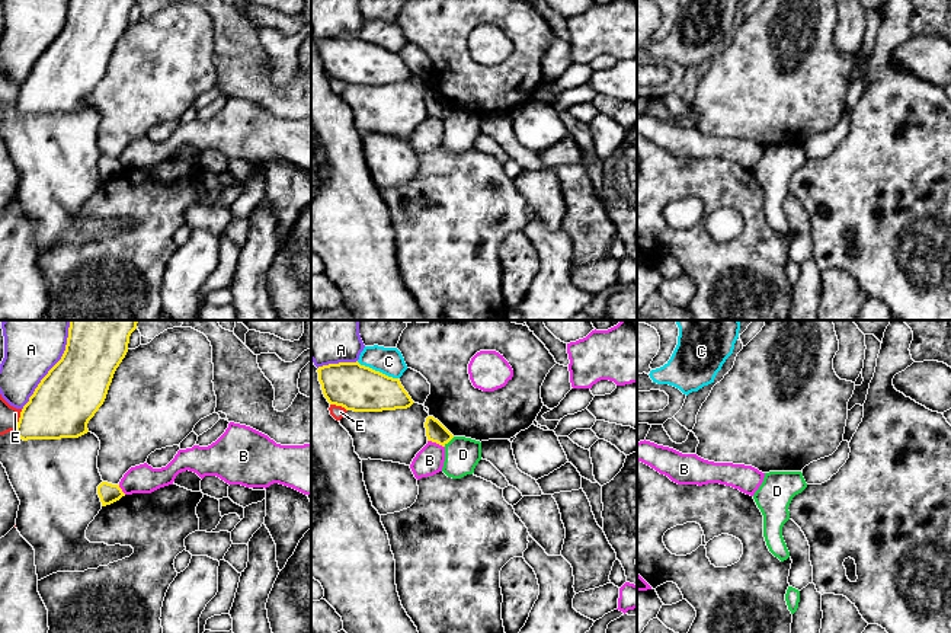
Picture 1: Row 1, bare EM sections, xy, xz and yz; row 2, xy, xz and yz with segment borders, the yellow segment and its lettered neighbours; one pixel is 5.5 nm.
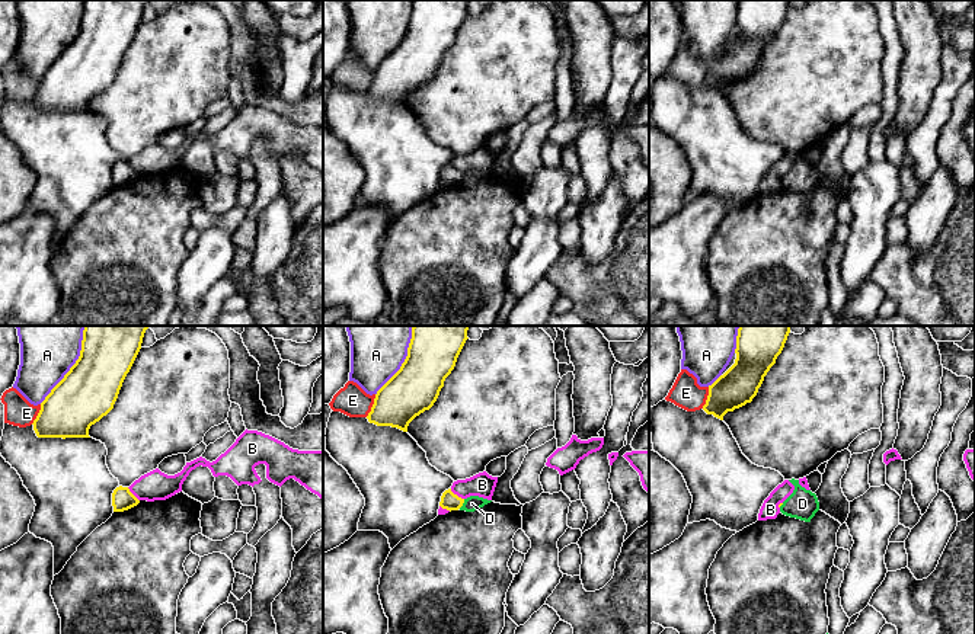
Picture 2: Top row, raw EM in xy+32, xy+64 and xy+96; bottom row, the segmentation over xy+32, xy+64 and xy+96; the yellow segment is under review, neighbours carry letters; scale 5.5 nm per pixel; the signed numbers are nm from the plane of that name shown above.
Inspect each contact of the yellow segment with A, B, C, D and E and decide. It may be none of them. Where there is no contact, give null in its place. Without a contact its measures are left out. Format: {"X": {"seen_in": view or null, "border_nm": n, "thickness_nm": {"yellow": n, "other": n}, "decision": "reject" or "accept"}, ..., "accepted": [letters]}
{"A": {"seen_in": "xy", "border_nm": 550, "thickness_nm": {"yellow": 360, "other": 280}, "decision": "reject"}, "B": {"seen_in": "xz", "border_nm": 100, "thickness_nm": {"yellow": 110, "other": 160}, "decision": "reject"}, "C": {"seen_in": "xz", "border_nm": 260, "thickness_nm": {"yellow": 260, "other": 150}, "decision": "reject"}, "D": {"seen_in": "xz", "border_nm": 80, "thickness_nm": {"yellow": 110, "other": 190}, "decision": "reject"}, "E": {"seen_in": "xy", "border_nm": 120, "thickness_nm": {"yellow": 340, "other": 110}, "decision": "reject"}, "accepted": []}

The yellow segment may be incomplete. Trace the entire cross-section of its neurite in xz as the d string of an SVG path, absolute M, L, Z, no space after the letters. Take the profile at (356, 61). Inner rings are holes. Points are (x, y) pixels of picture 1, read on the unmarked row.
M356 36L318 41L318 55L330 79L353 86L407 83L414 76L398 52Z

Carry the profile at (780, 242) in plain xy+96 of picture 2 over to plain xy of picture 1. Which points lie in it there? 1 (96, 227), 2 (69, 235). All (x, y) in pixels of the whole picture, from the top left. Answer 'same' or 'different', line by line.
1: different
2: different

